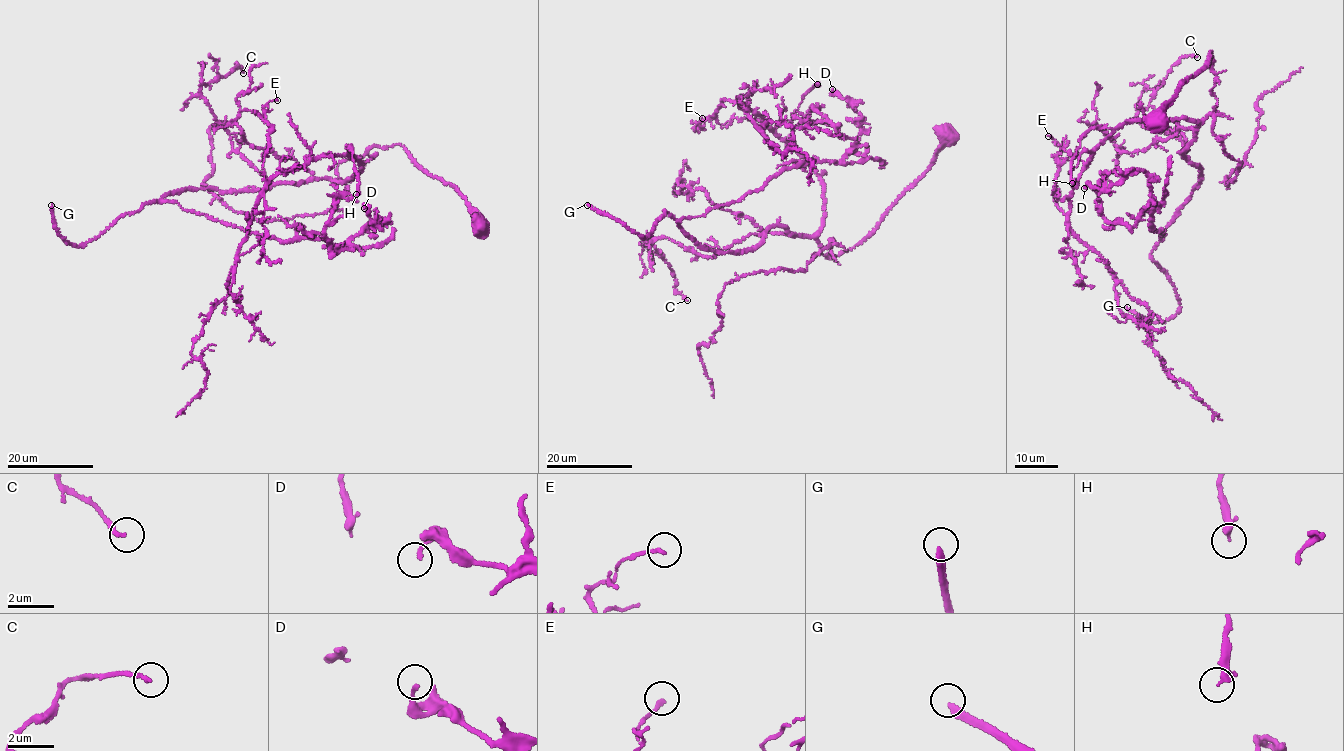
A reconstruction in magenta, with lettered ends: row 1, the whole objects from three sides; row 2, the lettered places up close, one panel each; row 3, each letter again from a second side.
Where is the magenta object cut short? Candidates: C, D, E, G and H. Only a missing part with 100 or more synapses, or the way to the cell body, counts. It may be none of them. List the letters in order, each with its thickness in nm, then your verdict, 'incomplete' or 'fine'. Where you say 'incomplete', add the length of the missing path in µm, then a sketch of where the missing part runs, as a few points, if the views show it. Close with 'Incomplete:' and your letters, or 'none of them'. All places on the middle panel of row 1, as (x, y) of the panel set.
C: calibre 200 nm; fine
D: calibre 160 nm; fine
E: calibre 150 nm; fine
G: calibre 280 nm; incomplete; missing 110 µm
H: calibre 320 nm; fine
Incomplete: G

